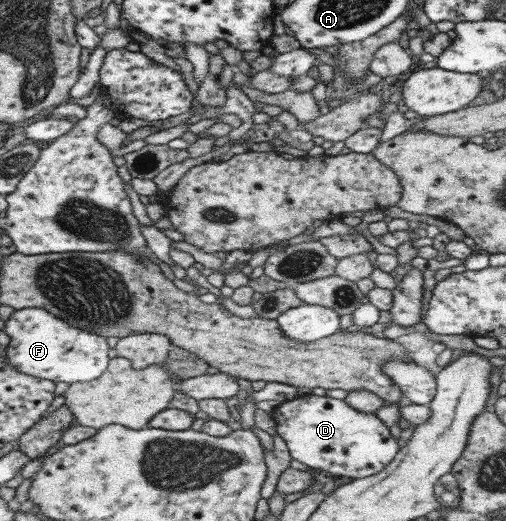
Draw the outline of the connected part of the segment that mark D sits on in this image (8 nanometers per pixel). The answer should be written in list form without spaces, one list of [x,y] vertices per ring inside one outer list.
[[[303,395],[281,403],[273,412],[277,433],[283,438],[292,459],[335,477],[358,479],[379,473],[399,453],[399,444],[376,414],[360,412],[344,400]]]

